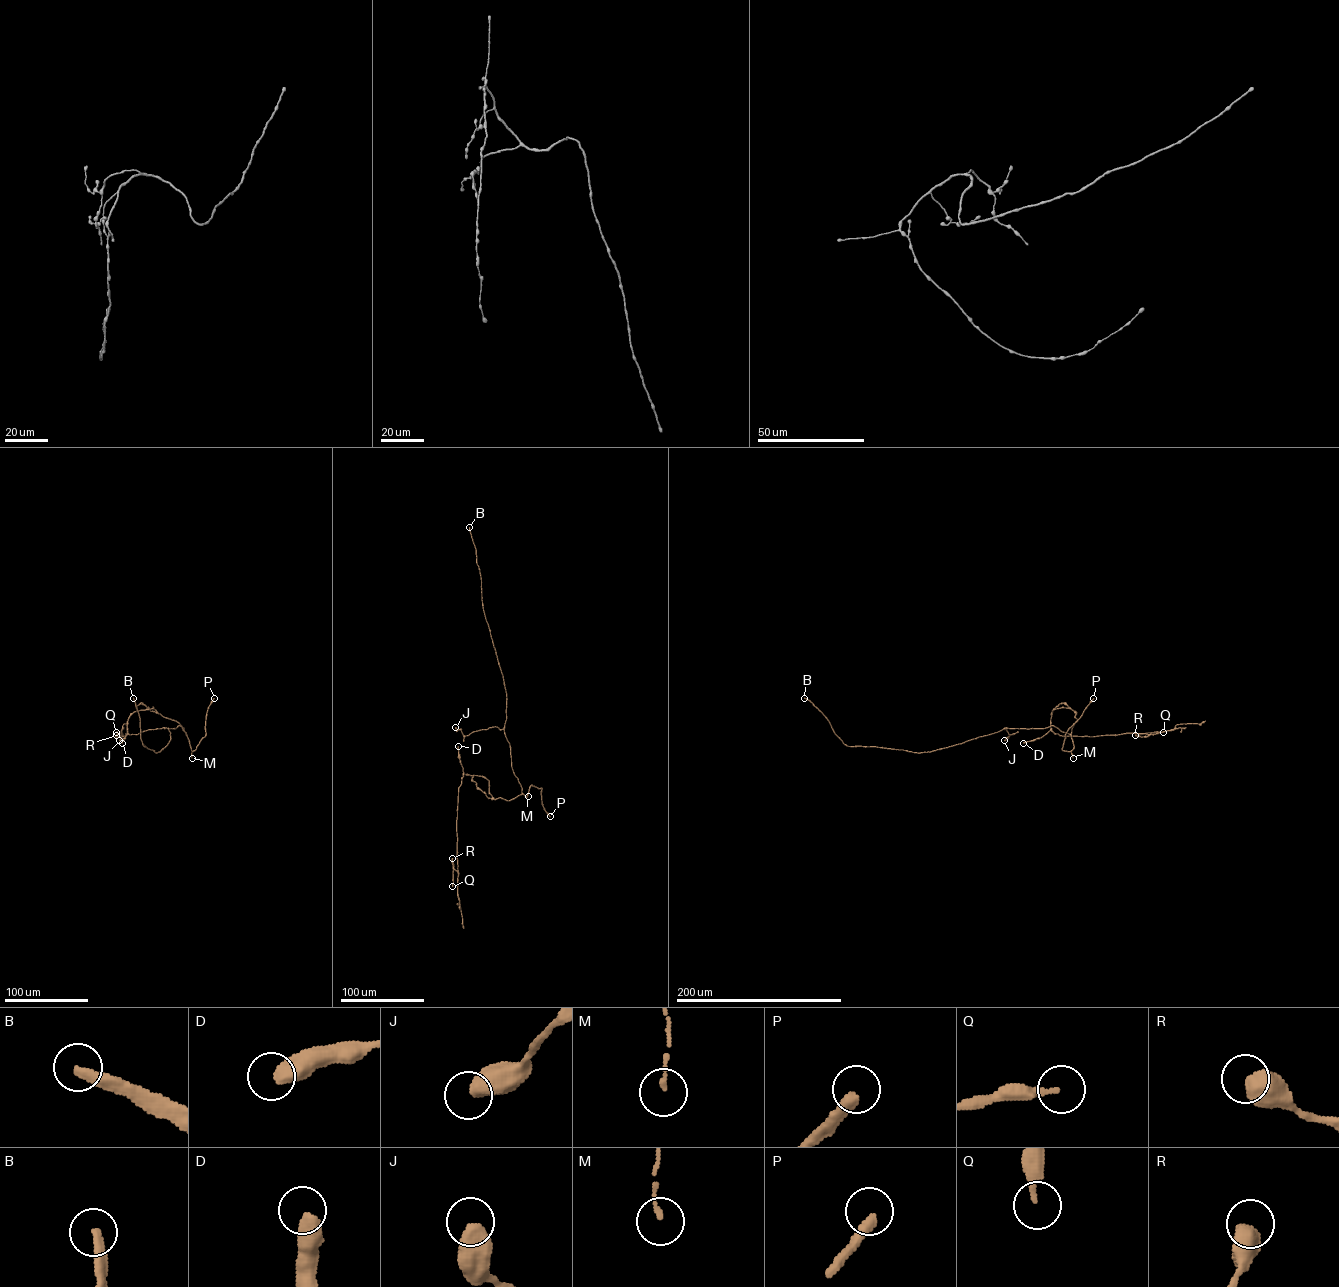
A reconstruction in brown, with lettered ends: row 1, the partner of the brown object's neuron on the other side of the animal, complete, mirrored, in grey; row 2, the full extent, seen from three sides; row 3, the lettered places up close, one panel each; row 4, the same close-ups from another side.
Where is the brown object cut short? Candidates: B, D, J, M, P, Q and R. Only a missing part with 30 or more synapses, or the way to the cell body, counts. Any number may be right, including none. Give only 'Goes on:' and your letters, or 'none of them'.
Goes on: B

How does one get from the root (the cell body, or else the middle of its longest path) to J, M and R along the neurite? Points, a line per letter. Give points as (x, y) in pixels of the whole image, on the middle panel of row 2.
J: (514, 775), (504, 729), (494, 726), (464, 736), (455, 727)
M: (514, 775), (521, 792), (528, 796)
R: (514, 775), (522, 794), (507, 800), (493, 798), (486, 778), (463, 774), (456, 821), (457, 871), (452, 858)

